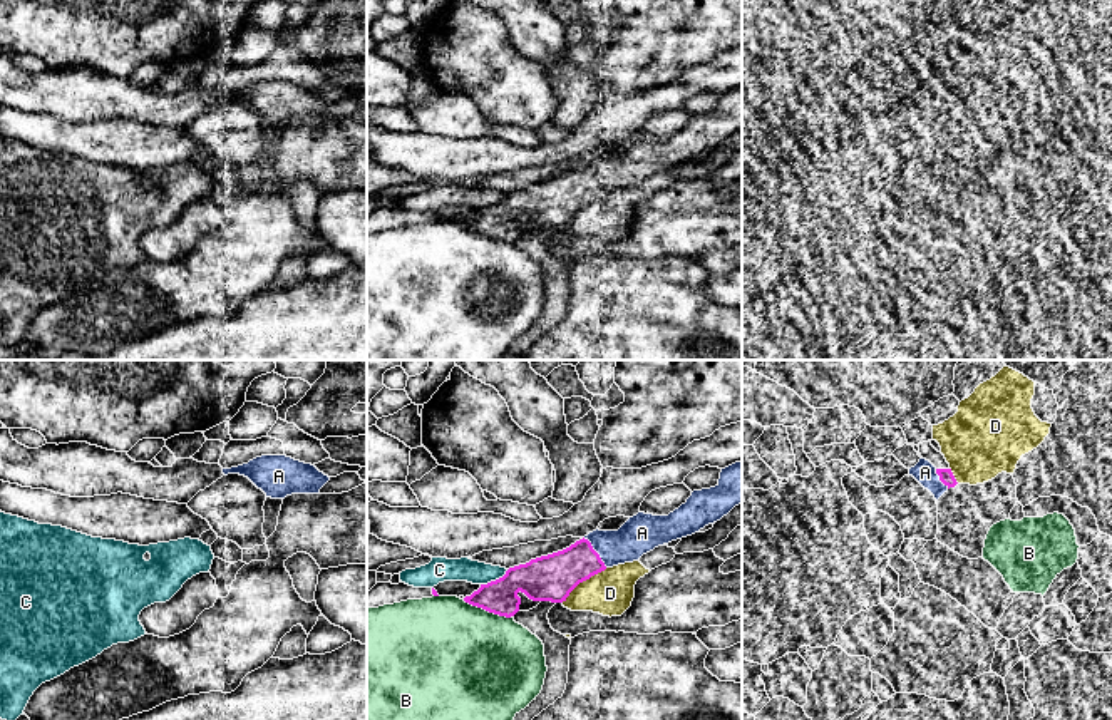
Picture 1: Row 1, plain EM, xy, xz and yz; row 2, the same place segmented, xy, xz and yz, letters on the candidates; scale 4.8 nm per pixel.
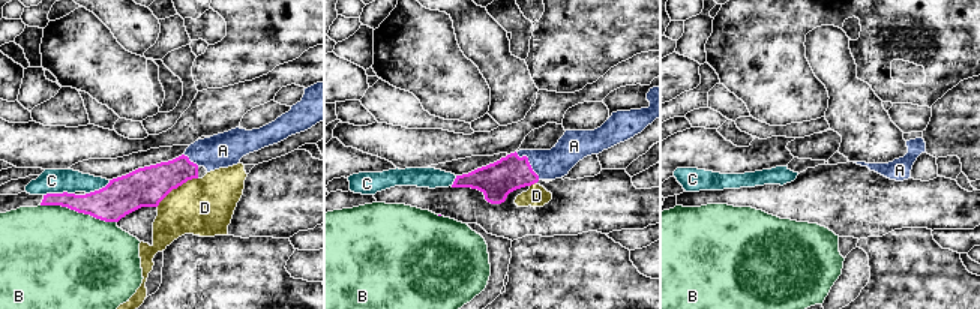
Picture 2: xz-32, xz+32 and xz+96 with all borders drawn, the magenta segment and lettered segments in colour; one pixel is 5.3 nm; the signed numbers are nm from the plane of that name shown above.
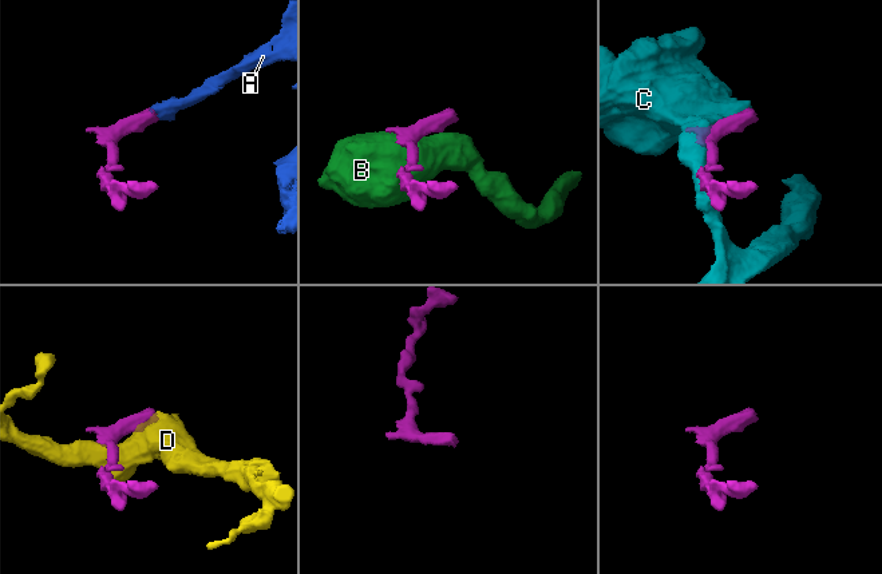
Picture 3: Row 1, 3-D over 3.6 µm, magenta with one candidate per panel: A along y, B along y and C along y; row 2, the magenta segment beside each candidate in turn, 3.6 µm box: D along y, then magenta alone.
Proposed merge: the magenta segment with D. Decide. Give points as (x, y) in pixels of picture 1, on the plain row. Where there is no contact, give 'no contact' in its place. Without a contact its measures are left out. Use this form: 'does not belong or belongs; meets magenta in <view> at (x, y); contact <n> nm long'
does not belong; meets magenta in xz at (583, 205); contact 280 nm long

